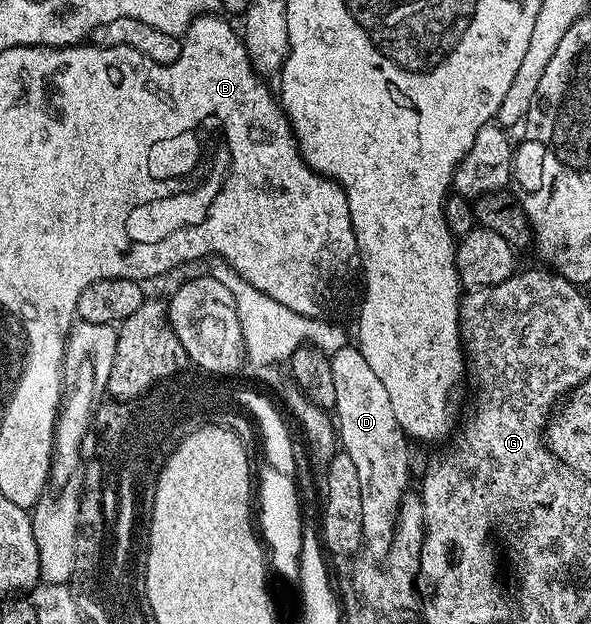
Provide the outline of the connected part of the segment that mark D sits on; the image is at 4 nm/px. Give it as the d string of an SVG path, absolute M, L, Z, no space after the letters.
M346 345L335 354L329 355L330 363L332 364L332 384L336 384L336 404L334 405L333 413L336 415L336 434L340 439L341 449L348 455L352 456L352 461L356 464L356 472L360 475L360 504L362 505L362 545L365 553L371 559L382 560L390 552L391 542L394 538L396 529L396 515L401 511L402 499L406 497L410 486L410 454L406 451L408 439L400 428L400 424L396 420L395 413L392 412L392 400L388 400L388 392L384 388L384 384L380 384L380 380L376 376L376 372L372 372L372 367L368 365L368 360L364 360L364 356L358 350L357 345Z

